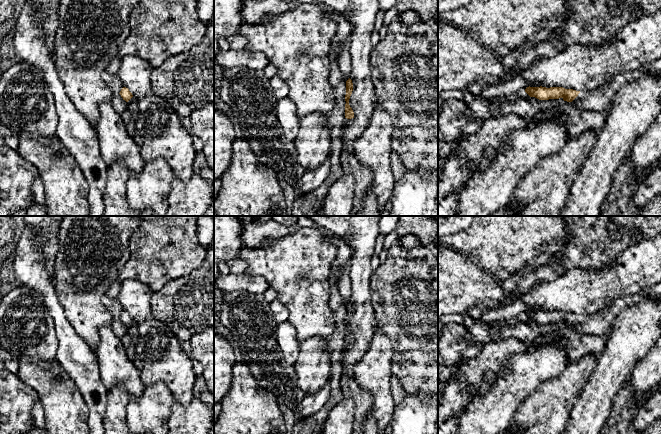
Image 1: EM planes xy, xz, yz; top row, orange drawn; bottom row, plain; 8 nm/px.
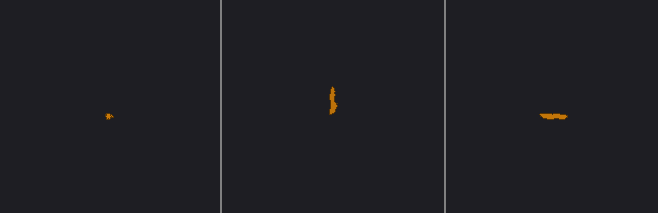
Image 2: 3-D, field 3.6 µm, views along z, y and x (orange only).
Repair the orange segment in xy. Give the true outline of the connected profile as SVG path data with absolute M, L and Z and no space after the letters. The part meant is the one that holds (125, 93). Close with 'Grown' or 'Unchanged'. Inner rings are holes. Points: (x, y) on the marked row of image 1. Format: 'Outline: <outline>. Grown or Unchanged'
Outline: M123 87L119 93L123 100L128 103L128 110L132 118L136 120L139 116L138 100L132 95L128 88Z. Grown

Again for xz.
Outline: M349 78L346 81L346 95L345 95L345 101L346 101L346 104L345 104L345 118L347 118L347 119L354 118L354 112L353 112L352 108L349 105L349 99L350 99L350 96L352 94L352 91L353 91L353 83L352 83L352 80Z. Unchanged

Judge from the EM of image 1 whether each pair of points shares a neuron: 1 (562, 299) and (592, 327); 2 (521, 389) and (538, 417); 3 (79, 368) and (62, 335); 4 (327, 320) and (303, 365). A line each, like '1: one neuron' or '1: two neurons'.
1: two neurons
2: two neurons
3: one neuron
4: two neurons

